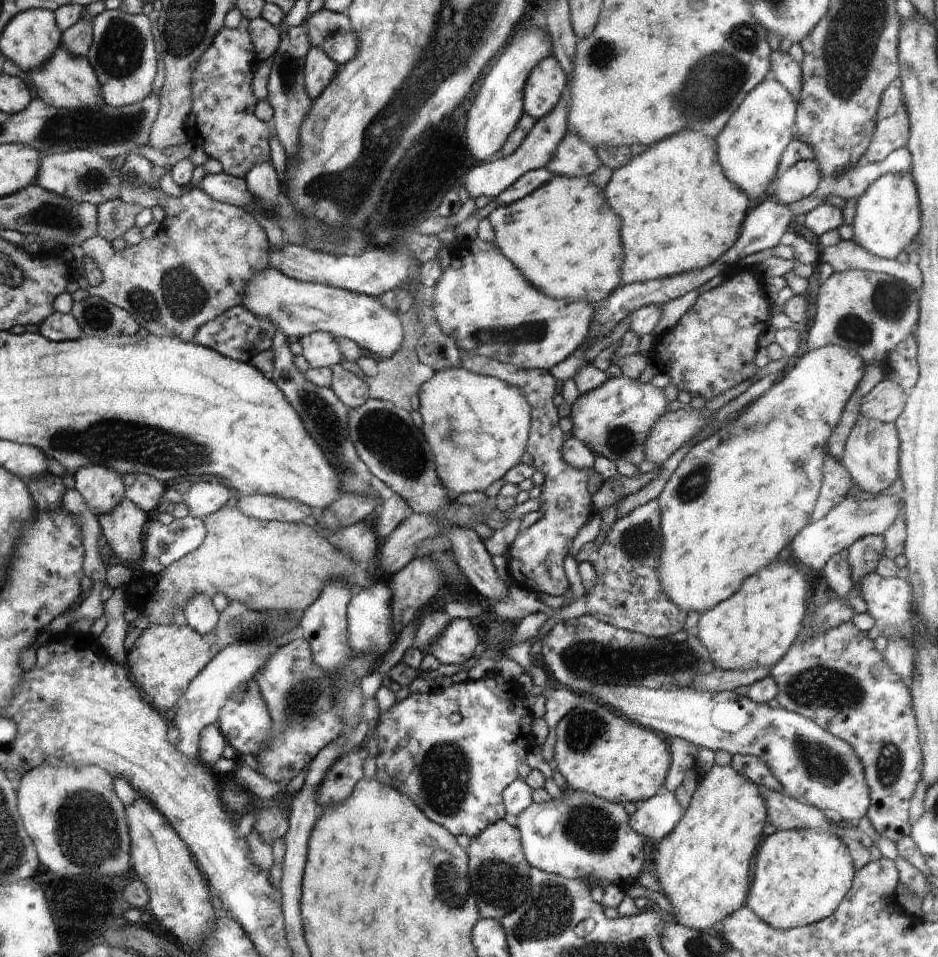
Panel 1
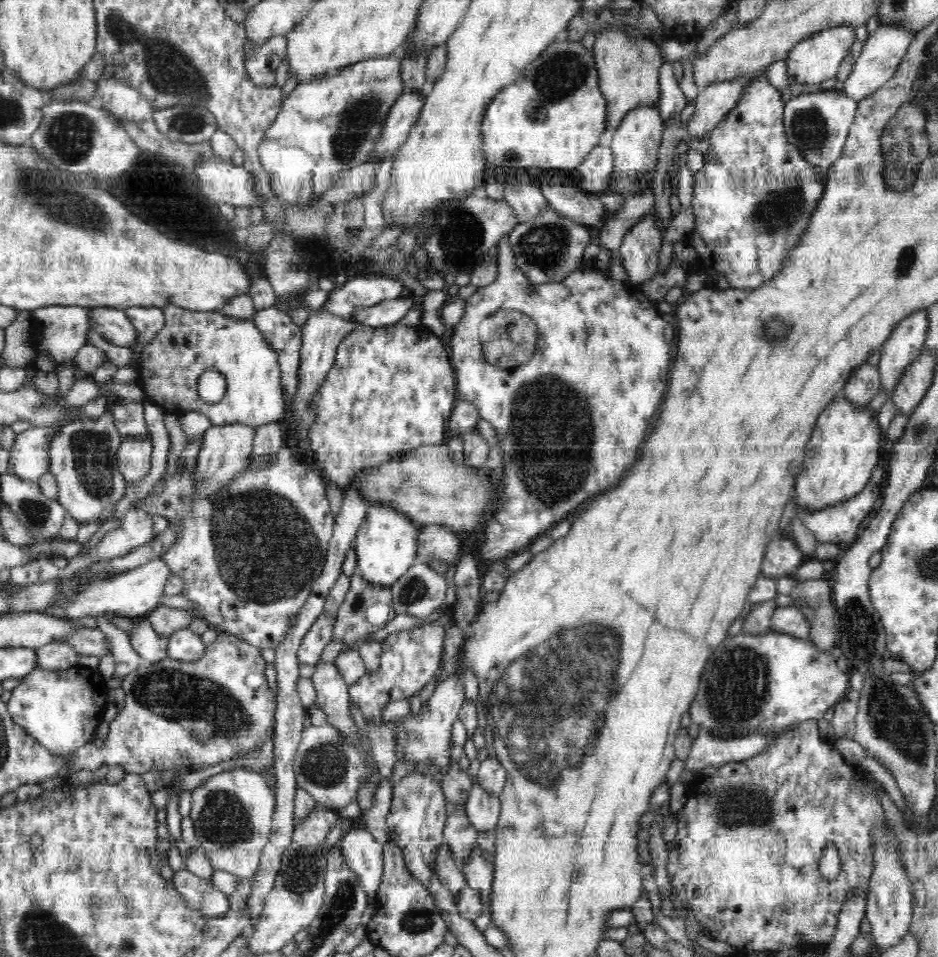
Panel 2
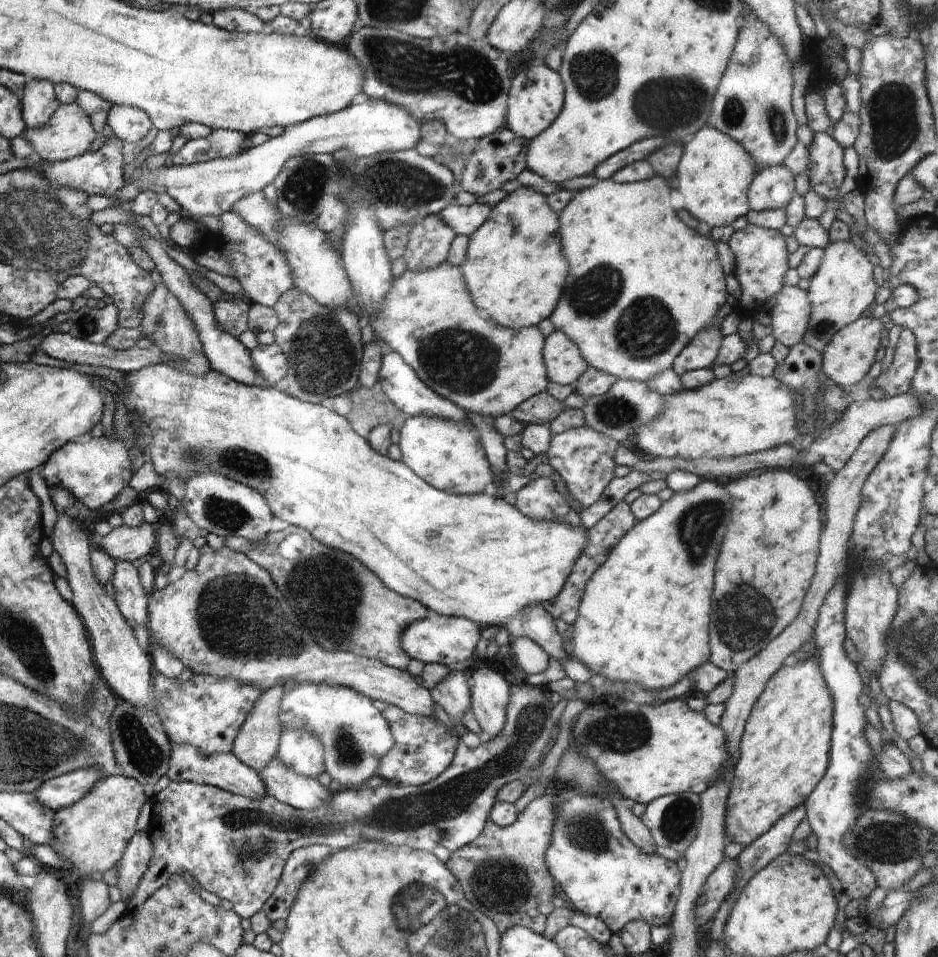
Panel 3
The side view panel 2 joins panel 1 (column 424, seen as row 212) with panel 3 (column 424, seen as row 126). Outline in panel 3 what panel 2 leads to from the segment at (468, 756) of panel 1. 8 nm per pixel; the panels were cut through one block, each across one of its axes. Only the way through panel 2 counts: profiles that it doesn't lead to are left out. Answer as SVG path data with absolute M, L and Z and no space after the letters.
M388 705L382 714L388 721L394 746L381 758L376 776L390 784L413 787L430 782L450 766L460 737L434 717L421 717L404 712L400 707Z

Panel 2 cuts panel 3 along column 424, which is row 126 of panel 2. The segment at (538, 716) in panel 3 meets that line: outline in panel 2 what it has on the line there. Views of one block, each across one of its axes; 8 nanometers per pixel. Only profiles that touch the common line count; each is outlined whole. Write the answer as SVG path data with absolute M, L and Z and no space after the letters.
M820 91L792 97L783 108L783 125L790 144L798 147L825 177L829 168L842 156L850 127L854 124L857 102L844 92Z

